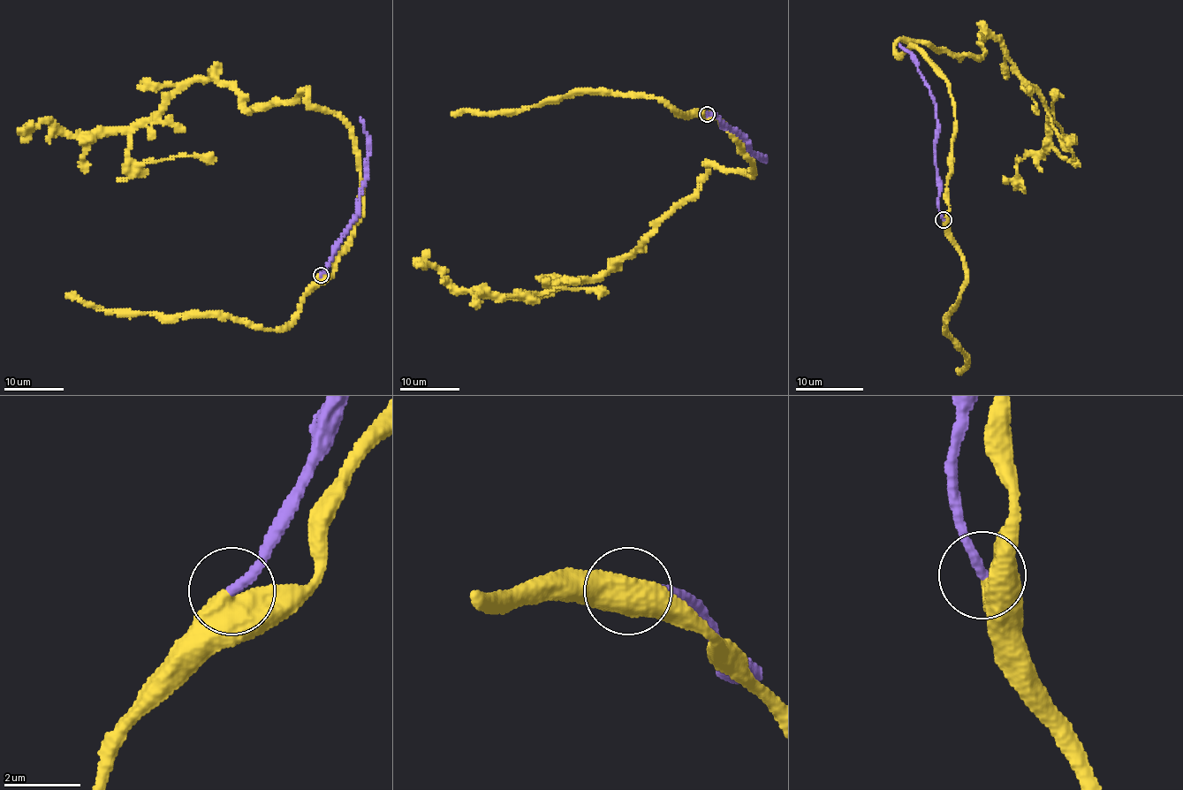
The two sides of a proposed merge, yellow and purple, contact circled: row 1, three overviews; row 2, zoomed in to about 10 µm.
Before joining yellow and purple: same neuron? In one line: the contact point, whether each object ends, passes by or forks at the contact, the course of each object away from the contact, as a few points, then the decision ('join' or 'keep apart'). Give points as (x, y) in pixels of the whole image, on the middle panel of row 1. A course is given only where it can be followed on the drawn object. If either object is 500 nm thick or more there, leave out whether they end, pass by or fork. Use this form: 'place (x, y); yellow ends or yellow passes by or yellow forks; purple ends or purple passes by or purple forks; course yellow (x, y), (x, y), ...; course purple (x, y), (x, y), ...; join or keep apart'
place (707, 114); course yellow (706, 113), (740, 145), (754, 177), (708, 163), (698, 191), (598, 276), (492, 297), (415, 266); course purple (706, 113), (711, 112), (723, 126), (741, 135), (753, 156), (759, 155), (764, 160), (759, 157); join

